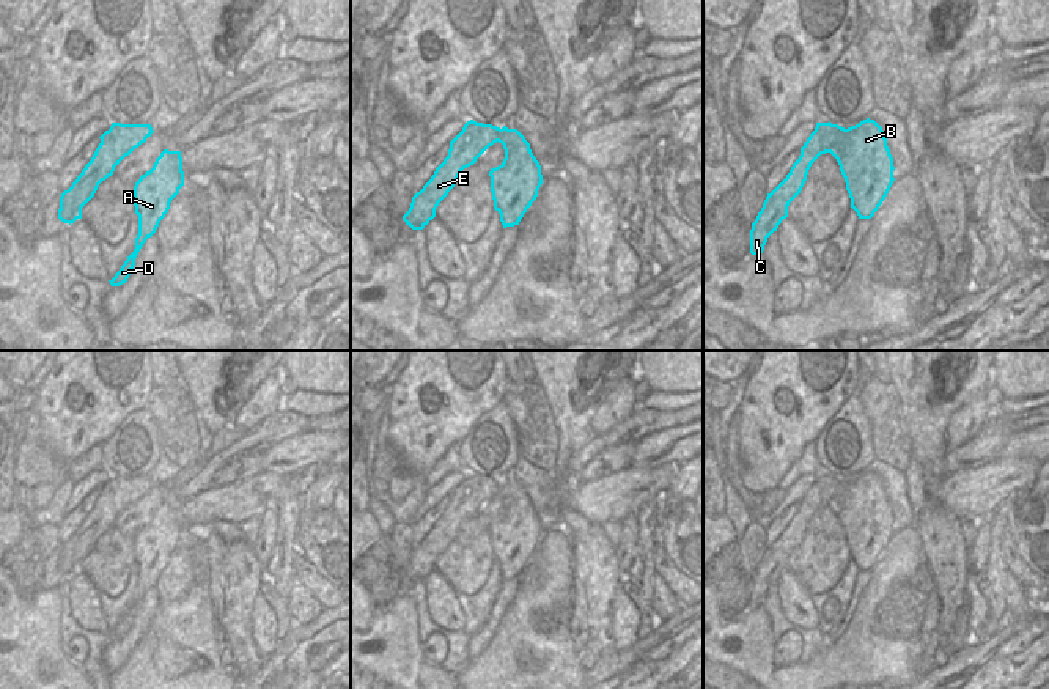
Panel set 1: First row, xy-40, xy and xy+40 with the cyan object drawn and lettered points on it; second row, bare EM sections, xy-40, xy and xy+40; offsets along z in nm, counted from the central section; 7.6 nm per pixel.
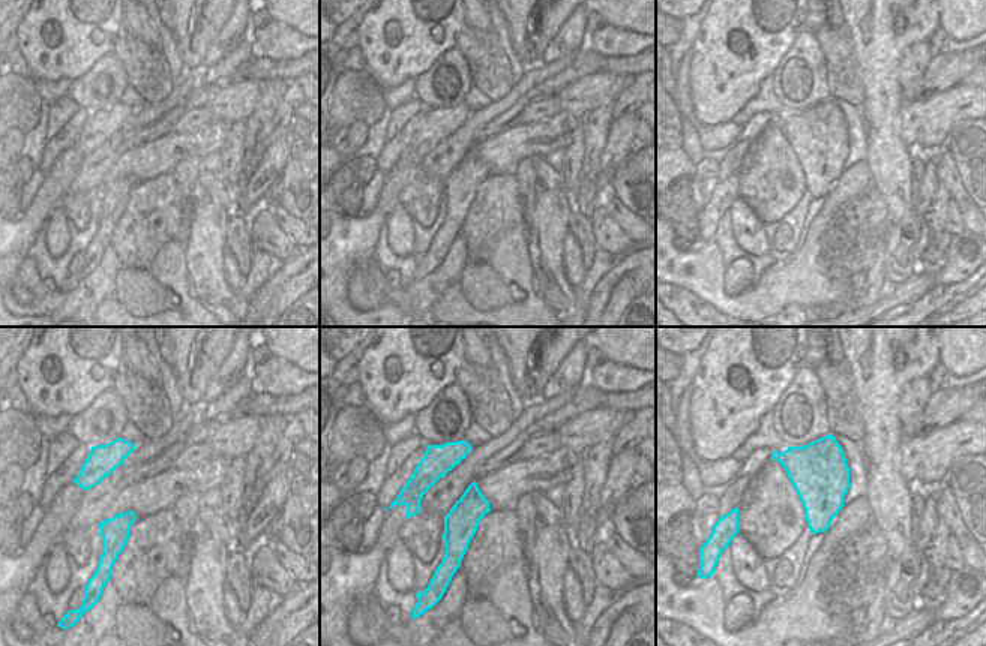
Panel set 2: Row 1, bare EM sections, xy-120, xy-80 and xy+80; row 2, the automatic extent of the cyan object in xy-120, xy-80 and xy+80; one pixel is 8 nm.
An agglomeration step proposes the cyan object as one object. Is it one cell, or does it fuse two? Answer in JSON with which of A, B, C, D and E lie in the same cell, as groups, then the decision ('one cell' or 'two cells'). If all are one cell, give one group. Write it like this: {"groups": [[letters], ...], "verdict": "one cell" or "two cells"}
{"groups": [["A", "B", "D"], ["C", "E"]], "verdict": "two cells"}

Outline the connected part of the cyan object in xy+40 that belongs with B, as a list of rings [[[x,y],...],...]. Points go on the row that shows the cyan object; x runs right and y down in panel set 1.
[[[867,118],[848,127],[840,146],[829,153],[840,165],[851,208],[859,219],[871,219],[895,181],[893,157],[882,127]]]

